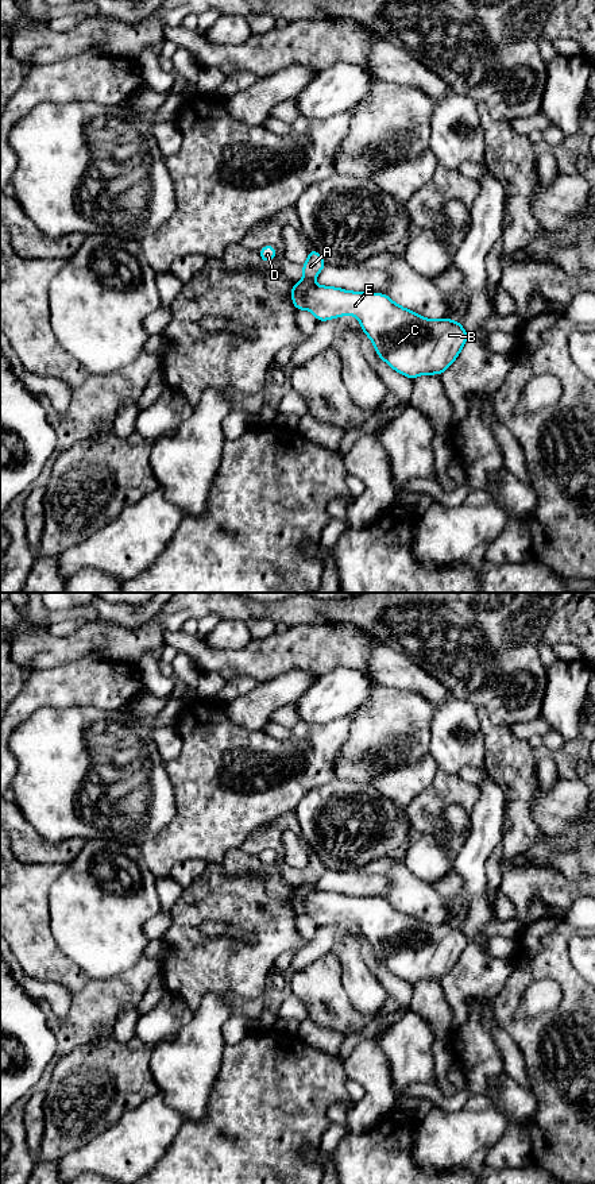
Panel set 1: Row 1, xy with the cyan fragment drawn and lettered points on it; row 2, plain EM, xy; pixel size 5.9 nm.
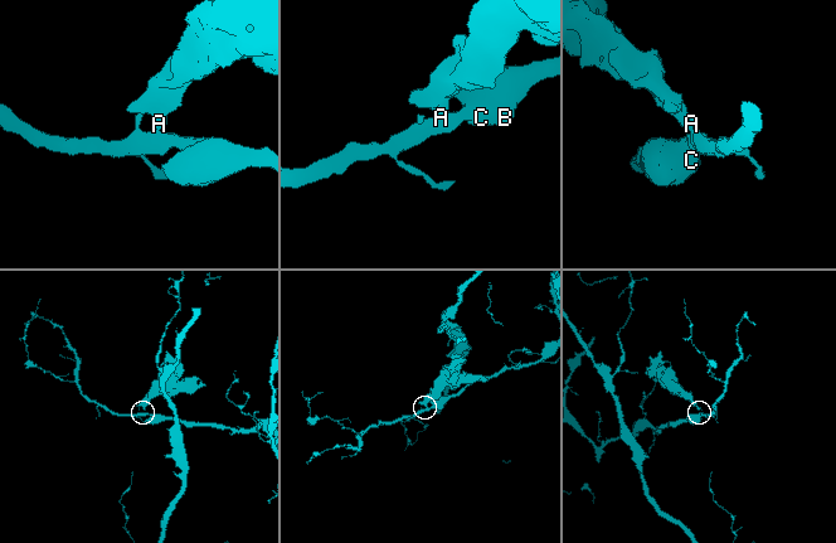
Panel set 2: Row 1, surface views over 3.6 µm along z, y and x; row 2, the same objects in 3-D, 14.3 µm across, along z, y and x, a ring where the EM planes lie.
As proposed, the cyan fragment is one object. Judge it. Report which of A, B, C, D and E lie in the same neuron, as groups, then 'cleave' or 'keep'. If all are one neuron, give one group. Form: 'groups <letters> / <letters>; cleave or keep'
groups A / B C D E; cleave

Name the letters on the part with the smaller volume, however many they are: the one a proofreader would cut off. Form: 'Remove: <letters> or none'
Remove: A

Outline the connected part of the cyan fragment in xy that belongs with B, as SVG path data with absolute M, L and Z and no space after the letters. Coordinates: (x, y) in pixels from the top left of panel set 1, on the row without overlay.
M309 886L291 890L291 906L294 914L310 915L316 925L327 926L345 919L359 923L362 936L372 948L375 957L394 976L412 986L424 979L441 980L453 969L468 940L457 925L429 925L395 909L387 899L349 896L335 891L321 891Z

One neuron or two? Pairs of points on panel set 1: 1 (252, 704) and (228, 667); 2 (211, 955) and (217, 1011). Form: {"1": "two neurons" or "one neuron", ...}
{"1": "two neurons", "2": "two neurons"}

